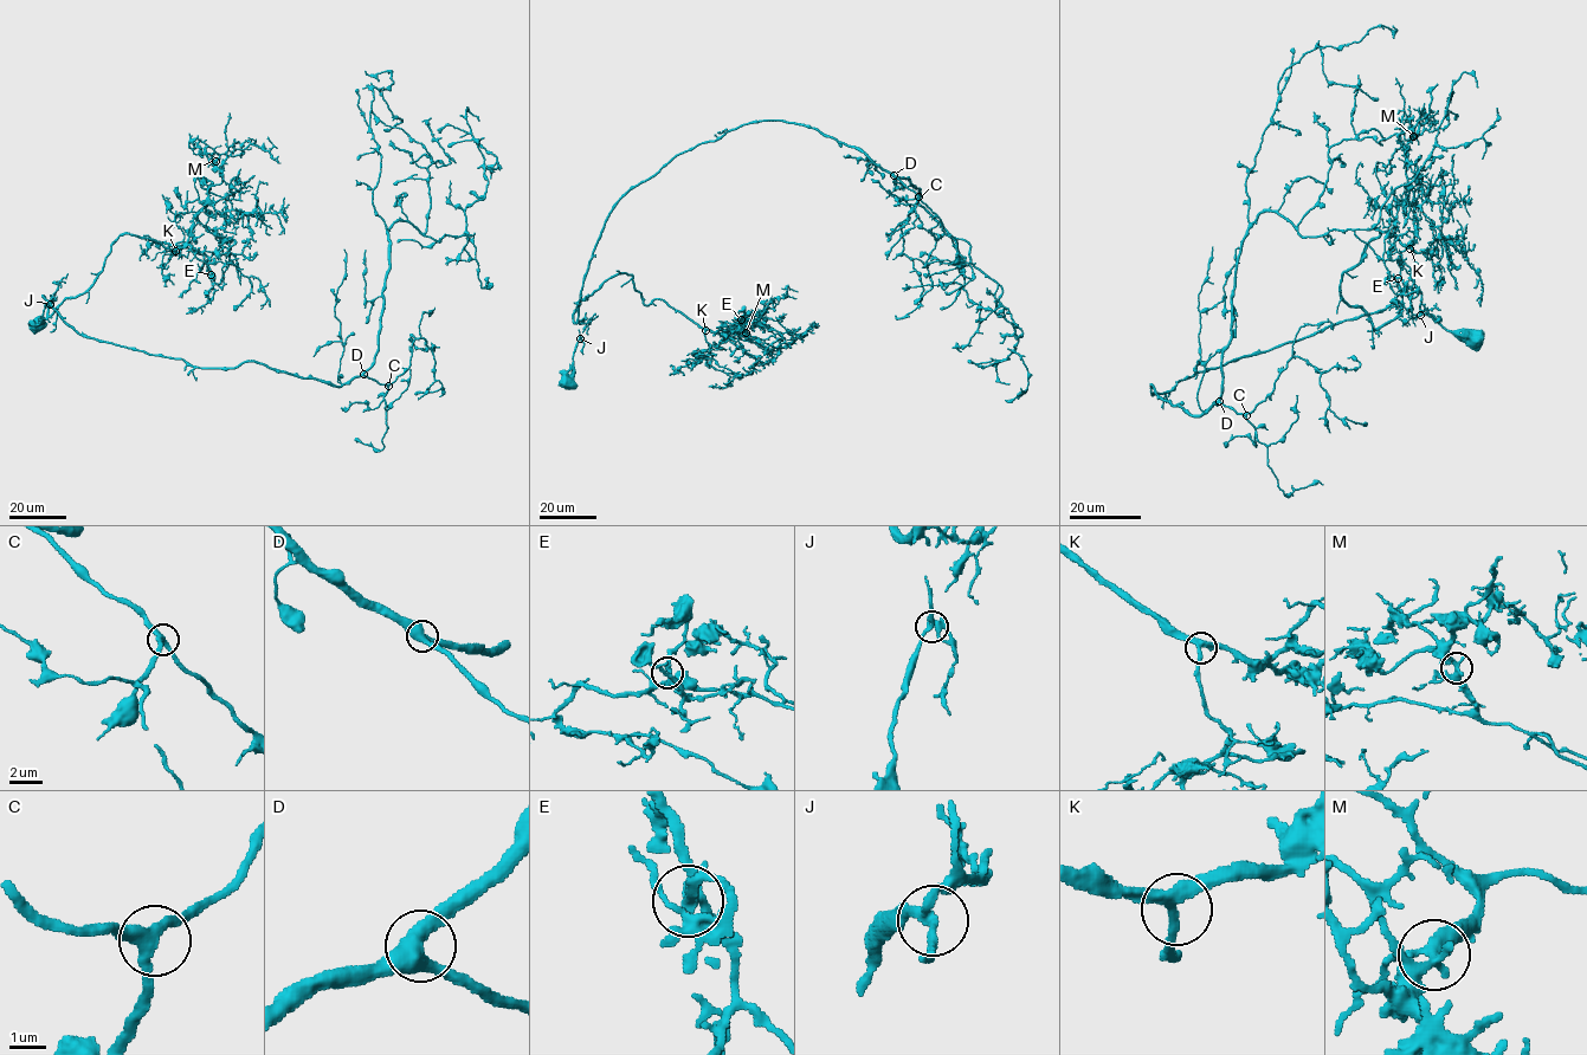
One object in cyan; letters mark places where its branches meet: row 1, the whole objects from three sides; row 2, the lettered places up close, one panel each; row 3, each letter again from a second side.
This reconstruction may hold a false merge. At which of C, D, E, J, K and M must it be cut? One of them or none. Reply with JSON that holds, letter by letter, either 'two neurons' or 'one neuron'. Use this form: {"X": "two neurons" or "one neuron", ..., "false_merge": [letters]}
{"C": "one neuron", "D": "one neuron", "E": "one neuron", "J": "one neuron", "K": "one neuron", "M": "one neuron", "false_merge": []}

